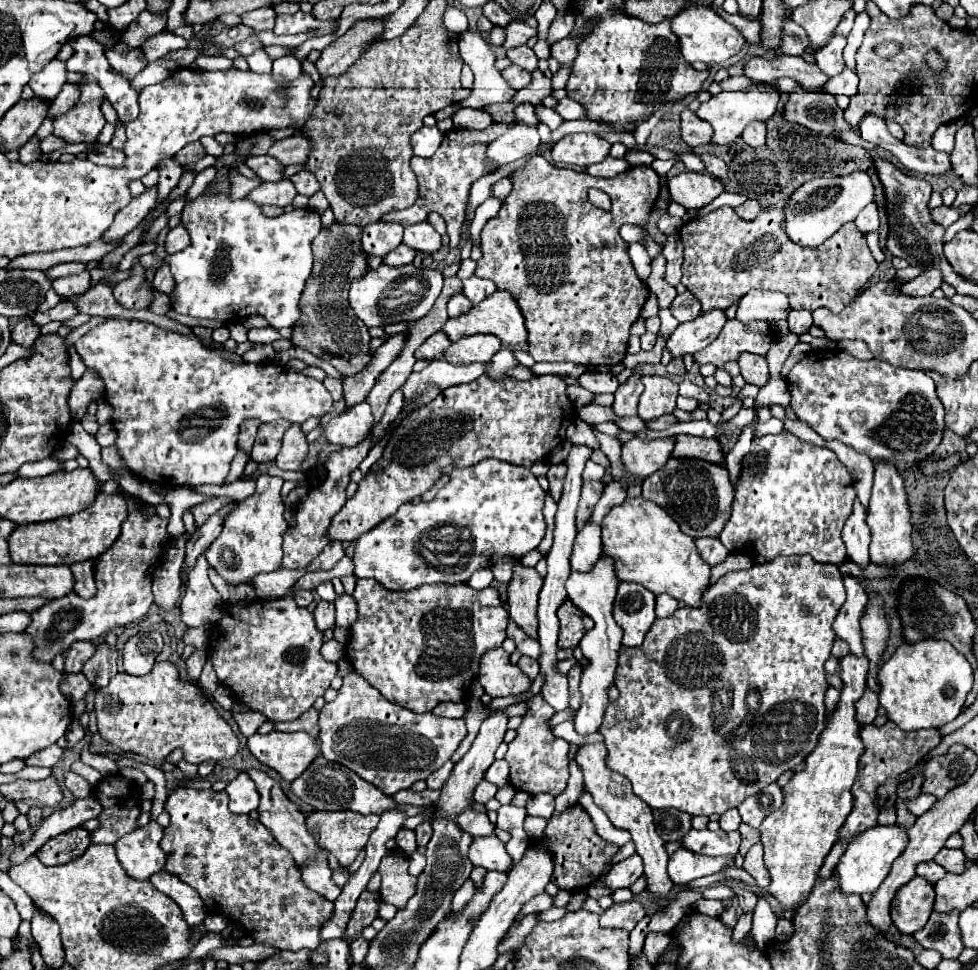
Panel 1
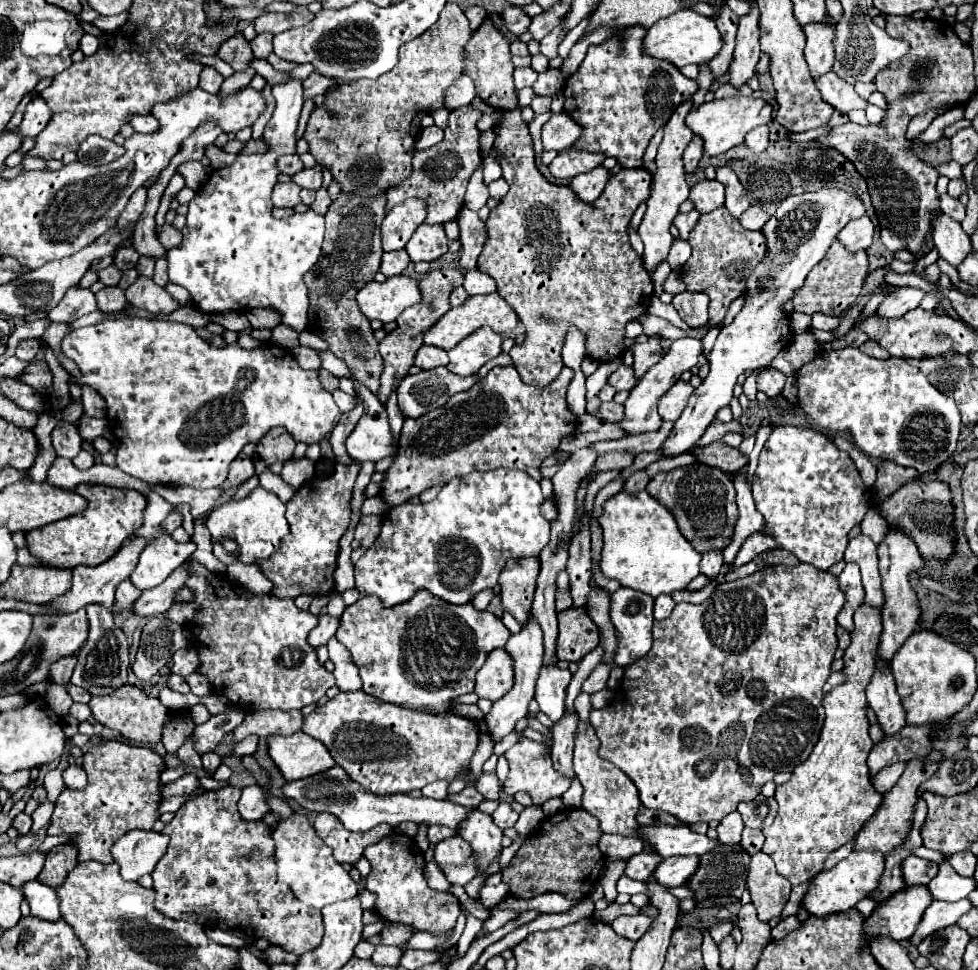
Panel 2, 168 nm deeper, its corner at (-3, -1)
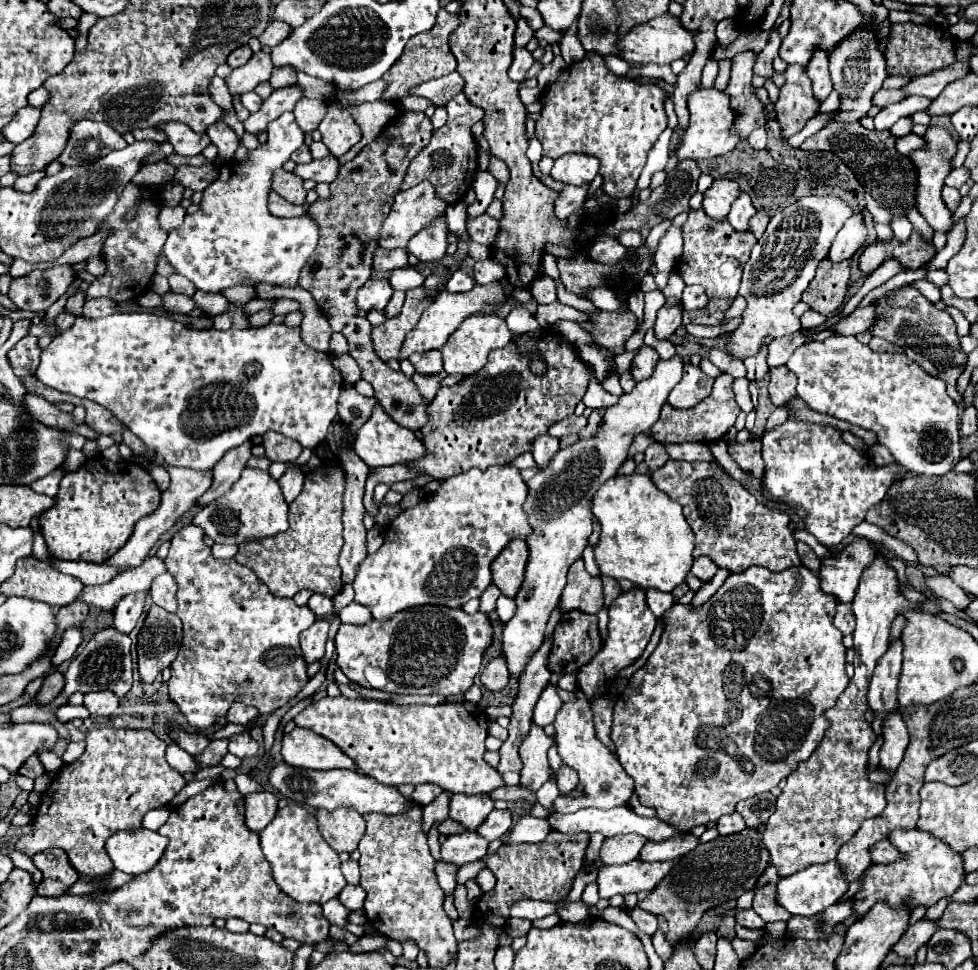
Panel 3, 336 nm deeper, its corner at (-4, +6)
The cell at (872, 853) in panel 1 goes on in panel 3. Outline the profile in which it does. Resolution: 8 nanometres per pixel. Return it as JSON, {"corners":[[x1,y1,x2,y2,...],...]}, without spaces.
{"corners":[[832,860,826,864,812,864,810,868,804,868,792,876,782,878,776,886,776,902,794,916,816,916,824,912,828,906,836,904,846,890,848,890,848,882,844,880,840,866]]}

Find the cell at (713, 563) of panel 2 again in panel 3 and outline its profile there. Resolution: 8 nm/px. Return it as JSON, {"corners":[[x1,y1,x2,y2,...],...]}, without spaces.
{"corners":[[698,558,698,560,694,560,690,572,696,578,700,578,702,582,710,582,716,574,716,564,712,564,712,560,708,560,708,558]]}

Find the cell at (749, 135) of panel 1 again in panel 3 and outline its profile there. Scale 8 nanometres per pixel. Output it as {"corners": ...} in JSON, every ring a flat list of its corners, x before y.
{"corners":[[756,128,750,136,748,142,754,150,764,150,766,148,766,128]]}

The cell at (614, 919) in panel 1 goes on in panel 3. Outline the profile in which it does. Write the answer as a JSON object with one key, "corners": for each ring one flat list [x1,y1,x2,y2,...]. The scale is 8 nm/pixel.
{"corners":[[642,908,630,910,630,918,632,918,632,920,636,922,636,926,638,926,642,932,646,932,646,934,654,934,656,928,658,928,656,916,650,914,650,912,646,912,646,910,642,910]]}

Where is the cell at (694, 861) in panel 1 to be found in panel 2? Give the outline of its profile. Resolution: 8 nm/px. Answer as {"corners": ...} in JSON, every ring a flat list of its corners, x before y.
{"corners":[[679,855,663,859,655,871,655,879,667,887,681,887,695,875,699,869,699,857,697,855]]}

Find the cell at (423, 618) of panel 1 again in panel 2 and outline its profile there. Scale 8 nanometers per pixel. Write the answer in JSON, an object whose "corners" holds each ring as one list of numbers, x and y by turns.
{"corners":[[419,591,409,601,393,607,383,607,375,595,361,597,341,615,341,625,335,637,351,651,365,693,407,709,435,709,437,713,445,713,455,697,473,691,475,675,487,655,497,647,505,647,511,633,499,617,489,611,477,611,473,603,443,603,443,599,429,595,429,591]]}

